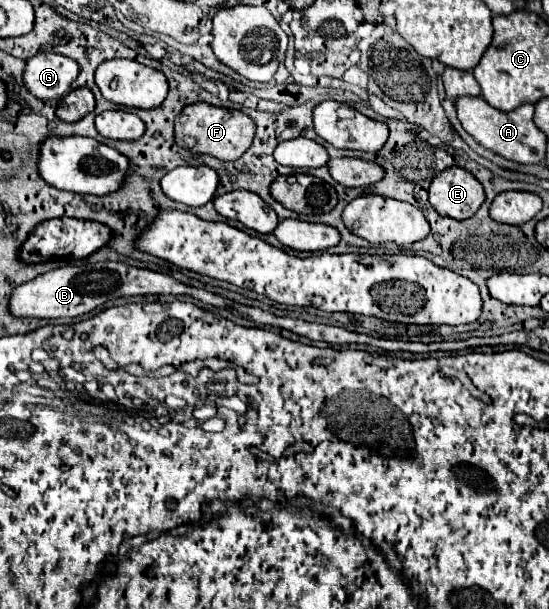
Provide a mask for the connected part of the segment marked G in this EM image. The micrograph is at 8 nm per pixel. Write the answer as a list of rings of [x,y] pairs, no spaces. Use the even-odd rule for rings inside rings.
[[[35,54],[25,62],[23,84],[35,98],[63,98],[79,74],[79,64],[59,54]]]

